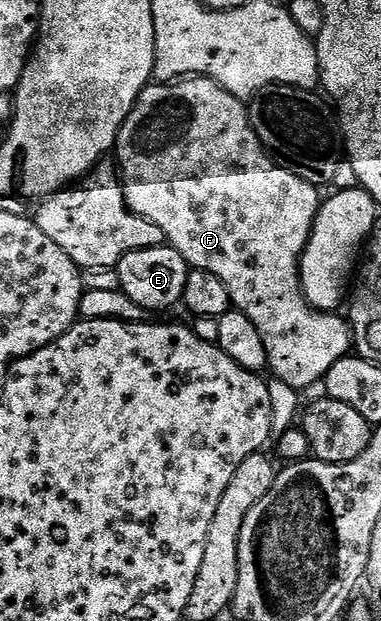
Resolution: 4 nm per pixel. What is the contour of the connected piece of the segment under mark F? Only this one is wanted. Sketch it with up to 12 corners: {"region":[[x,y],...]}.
{"region":[[216,80],[143,89],[127,206],[225,282],[297,390],[353,348],[303,297],[320,189]]}

